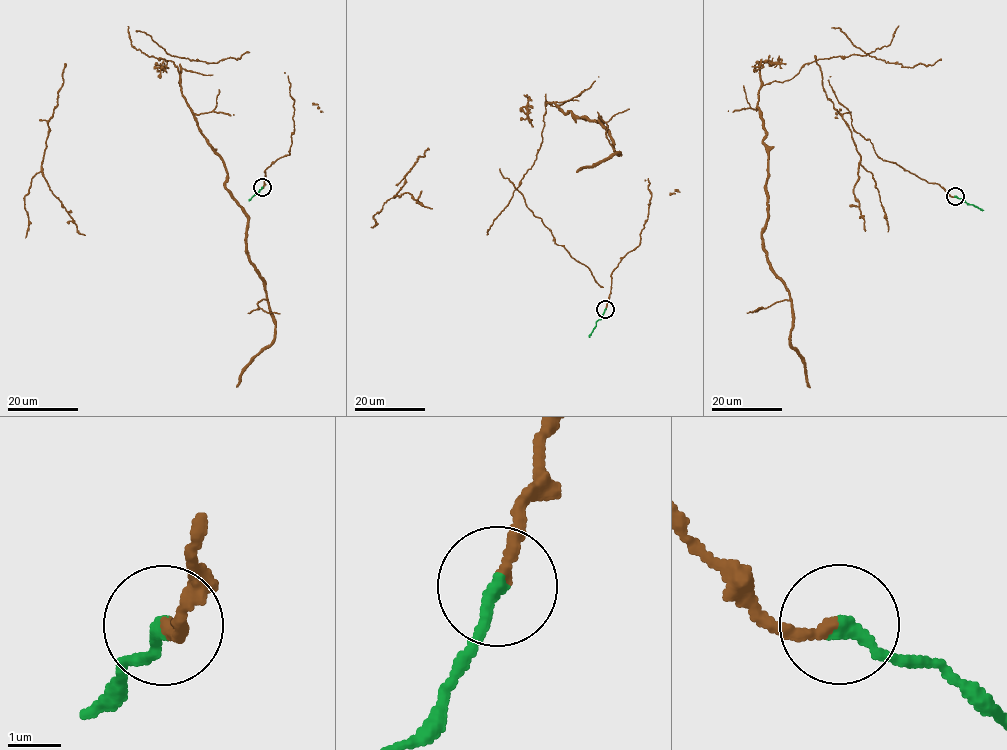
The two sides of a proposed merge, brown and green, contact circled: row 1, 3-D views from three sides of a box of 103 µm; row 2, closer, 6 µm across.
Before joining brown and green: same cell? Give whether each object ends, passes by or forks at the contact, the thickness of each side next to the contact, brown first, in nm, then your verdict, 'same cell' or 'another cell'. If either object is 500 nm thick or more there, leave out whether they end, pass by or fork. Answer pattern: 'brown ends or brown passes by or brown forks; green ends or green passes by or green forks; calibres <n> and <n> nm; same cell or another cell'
brown ends; green ends; calibres 220 and 280 nm; same cell

